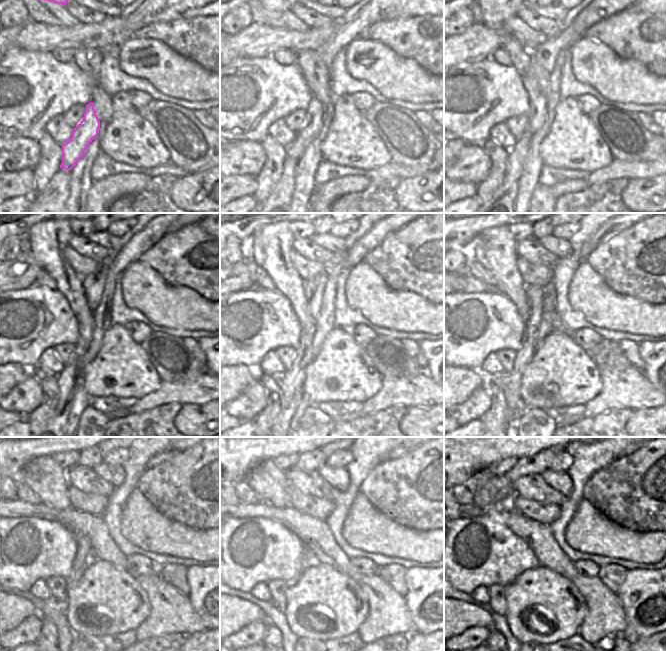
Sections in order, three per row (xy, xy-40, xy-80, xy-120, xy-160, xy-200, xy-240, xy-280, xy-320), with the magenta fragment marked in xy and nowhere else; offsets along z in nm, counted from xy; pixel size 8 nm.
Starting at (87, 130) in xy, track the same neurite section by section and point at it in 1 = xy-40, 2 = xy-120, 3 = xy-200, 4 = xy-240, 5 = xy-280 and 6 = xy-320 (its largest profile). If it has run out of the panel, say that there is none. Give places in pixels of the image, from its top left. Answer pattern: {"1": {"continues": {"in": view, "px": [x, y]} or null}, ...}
{"1": {"continues": {"in": "xy-40", "px": [310, 130]}}, "2": {"continues": {"in": "xy-120", "px": [47, 240]}}, "3": {"continues": {"in": "xy-200", "px": [494, 249]}}, "4": {"continues": {"in": "xy-240", "px": [47, 480]}}, "5": {"continues": {"in": "xy-280", "px": [272, 485]}}, "6": {"continues": {"in": "xy-320", "px": [501, 491]}}}

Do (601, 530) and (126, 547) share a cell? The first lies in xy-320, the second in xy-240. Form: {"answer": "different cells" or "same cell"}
{"answer": "different cells"}

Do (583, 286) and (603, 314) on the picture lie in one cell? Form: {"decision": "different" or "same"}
{"decision": "same"}

